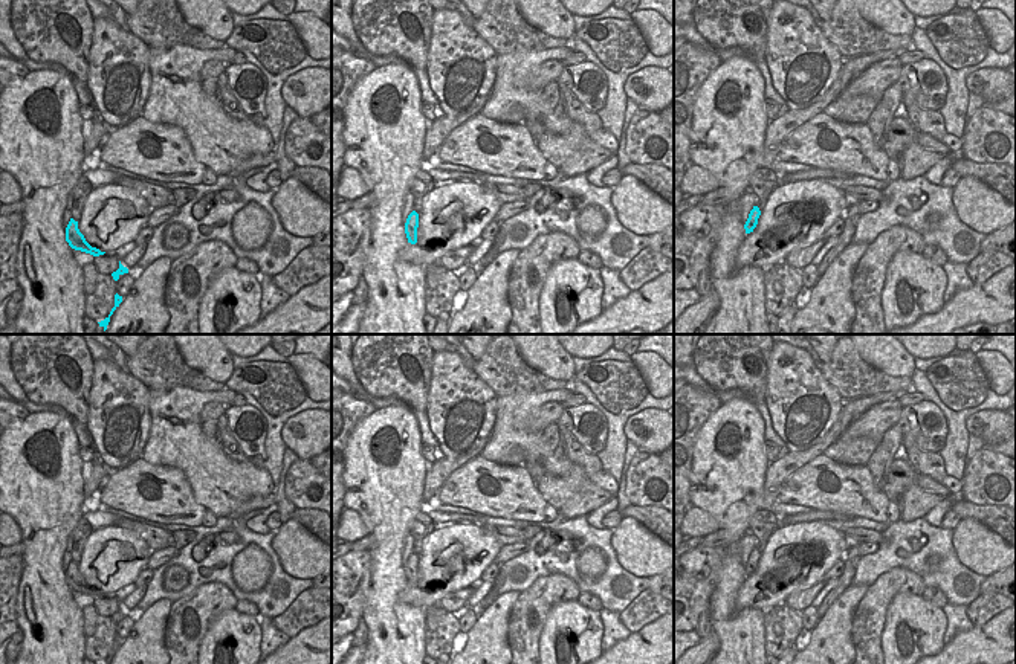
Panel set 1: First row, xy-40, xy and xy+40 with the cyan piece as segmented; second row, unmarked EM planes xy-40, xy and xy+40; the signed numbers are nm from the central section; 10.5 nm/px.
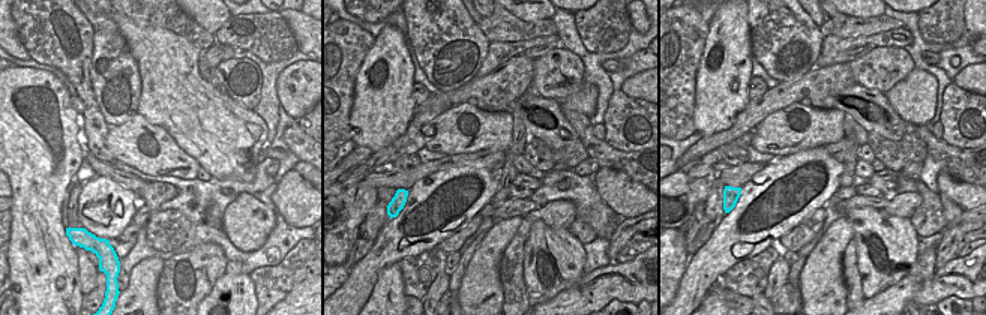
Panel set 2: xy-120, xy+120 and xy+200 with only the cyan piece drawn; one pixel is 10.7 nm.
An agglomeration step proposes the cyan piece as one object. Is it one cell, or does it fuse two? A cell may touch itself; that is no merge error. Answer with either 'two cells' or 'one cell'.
one cell

